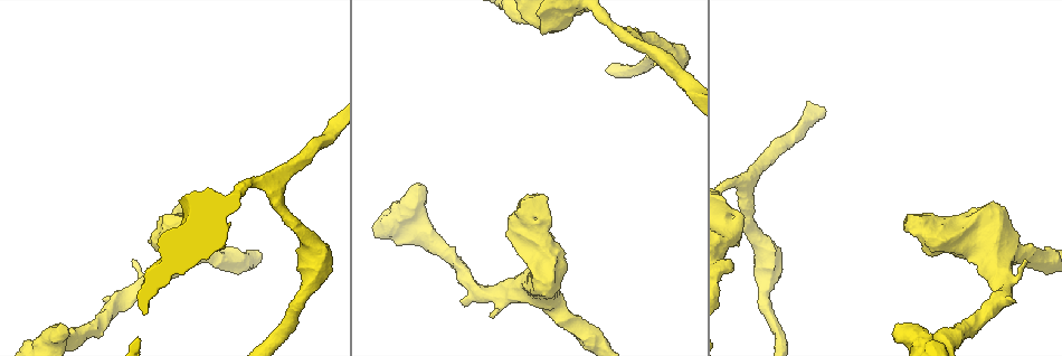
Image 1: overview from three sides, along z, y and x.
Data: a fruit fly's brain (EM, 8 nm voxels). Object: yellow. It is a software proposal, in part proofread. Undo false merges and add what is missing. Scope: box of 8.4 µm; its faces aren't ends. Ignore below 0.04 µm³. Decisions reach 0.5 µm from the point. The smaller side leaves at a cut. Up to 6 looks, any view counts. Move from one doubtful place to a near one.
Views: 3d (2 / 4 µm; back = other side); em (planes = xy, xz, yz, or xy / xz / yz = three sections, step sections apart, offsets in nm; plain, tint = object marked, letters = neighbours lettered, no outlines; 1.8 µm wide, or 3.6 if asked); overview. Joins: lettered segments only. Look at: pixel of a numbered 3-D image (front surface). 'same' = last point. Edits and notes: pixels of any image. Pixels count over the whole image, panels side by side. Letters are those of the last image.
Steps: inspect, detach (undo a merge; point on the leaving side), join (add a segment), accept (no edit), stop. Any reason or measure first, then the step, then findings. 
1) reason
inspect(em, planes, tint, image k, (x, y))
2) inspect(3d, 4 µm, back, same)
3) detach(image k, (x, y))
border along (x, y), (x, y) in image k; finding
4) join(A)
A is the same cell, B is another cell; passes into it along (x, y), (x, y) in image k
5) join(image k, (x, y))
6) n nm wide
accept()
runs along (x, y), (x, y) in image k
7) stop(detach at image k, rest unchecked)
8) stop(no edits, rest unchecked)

arms part here
inspect(3d, 2 µm, image 1, (264, 185))

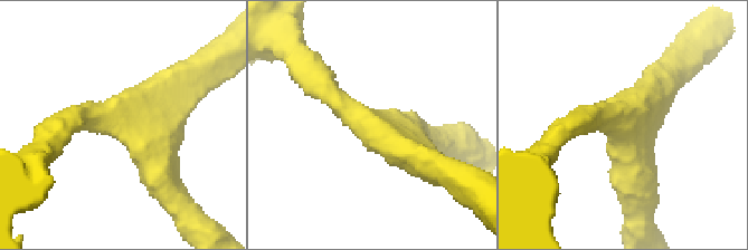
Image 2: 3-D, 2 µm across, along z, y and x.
shape alone is not enough
inspect(em, xy, step 16, tint, image 2, (372, 124))

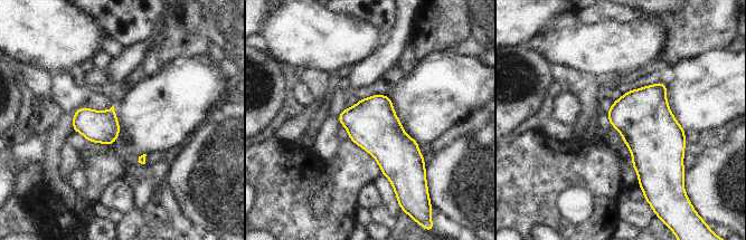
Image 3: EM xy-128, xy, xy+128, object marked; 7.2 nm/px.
inspect(em, planes, letters, same)

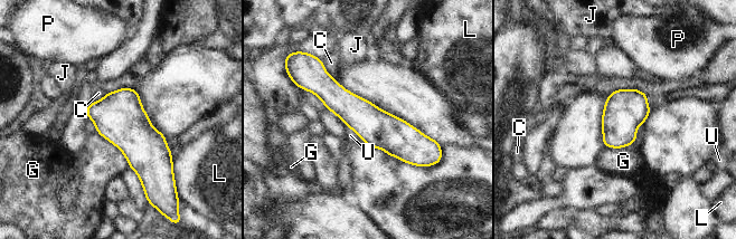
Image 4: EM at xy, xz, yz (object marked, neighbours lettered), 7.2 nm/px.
280 nm wide
accept()
C, G, J, L, P and U are other cells; continuous, no second neuron

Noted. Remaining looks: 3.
calibre changes
inspect(em, 3.6 µm, xy, step 16, letters, image 1, (302, 292))

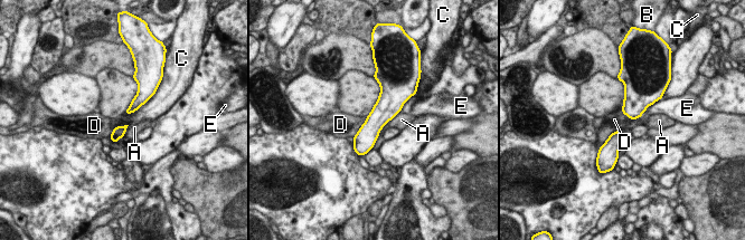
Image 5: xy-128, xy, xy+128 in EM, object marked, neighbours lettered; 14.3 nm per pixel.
inspect(em, 3.6 µm, planes, letters, same)

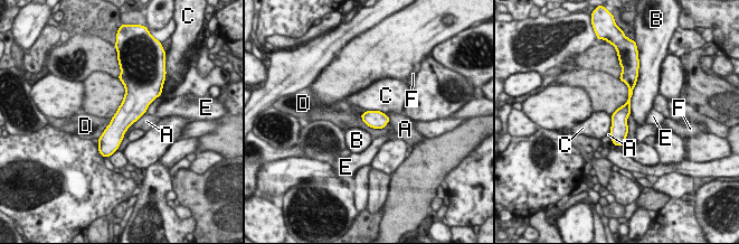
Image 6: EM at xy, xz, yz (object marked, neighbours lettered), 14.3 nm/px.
accept()
A, B, C, D, E and F are other cells; border along (112, 119), (98, 139) in image 6; continuous, no second neuron

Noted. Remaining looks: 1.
stop(no edits, rest unchecked)

